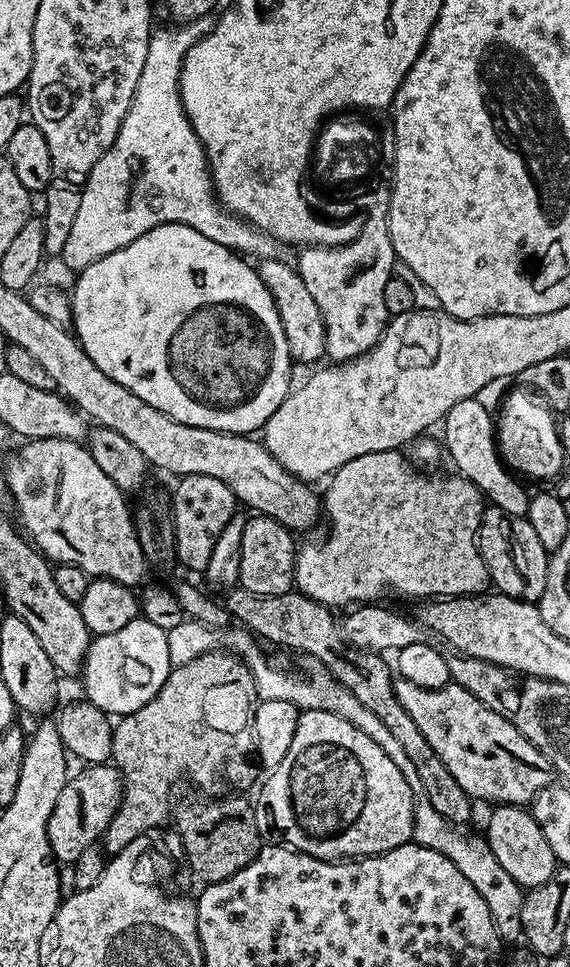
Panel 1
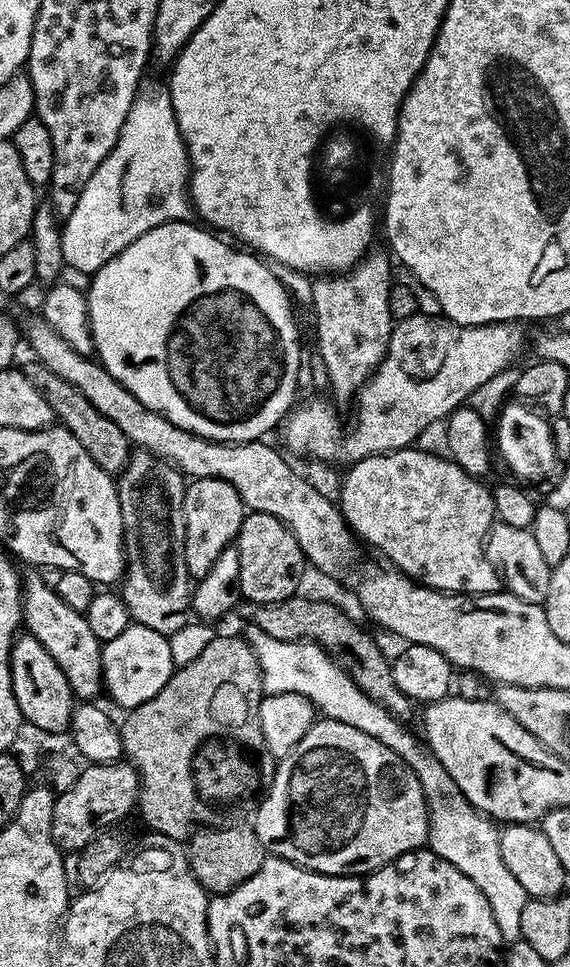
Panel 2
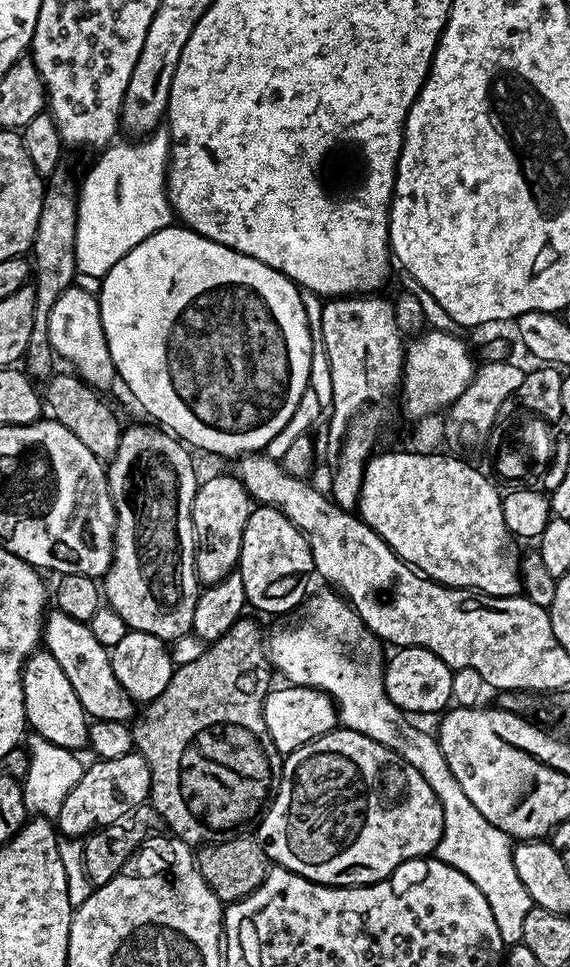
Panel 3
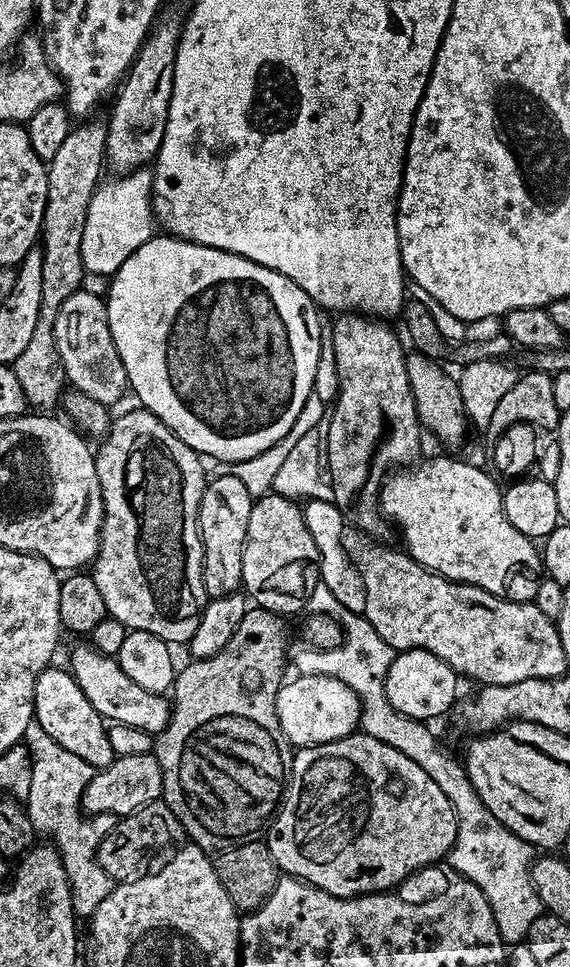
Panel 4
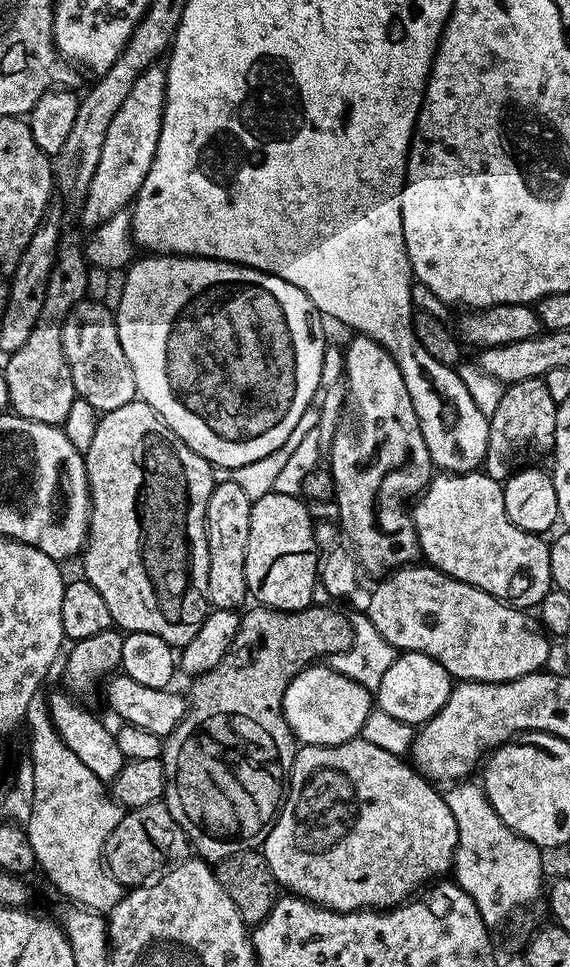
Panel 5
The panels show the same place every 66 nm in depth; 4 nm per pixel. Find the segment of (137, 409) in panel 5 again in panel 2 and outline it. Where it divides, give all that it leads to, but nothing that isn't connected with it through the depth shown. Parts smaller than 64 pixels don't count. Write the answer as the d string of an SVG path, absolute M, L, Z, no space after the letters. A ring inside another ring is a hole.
M143 450L133 451L117 479L126 559L120 597L135 623L167 636L190 620L192 584L185 566L186 488L185 477L175 467Z

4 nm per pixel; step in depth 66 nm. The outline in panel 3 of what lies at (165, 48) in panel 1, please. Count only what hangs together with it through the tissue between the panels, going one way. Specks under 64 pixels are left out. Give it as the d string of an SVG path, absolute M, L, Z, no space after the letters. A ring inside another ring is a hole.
M157 130L143 138L136 138L133 144L116 144L112 142L99 153L88 172L88 181L78 188L76 203L76 233L74 234L74 258L76 271L81 277L96 276L103 278L110 269L138 242L146 242L150 234L169 227L173 223L174 213L168 200L168 153L170 137L167 131Z

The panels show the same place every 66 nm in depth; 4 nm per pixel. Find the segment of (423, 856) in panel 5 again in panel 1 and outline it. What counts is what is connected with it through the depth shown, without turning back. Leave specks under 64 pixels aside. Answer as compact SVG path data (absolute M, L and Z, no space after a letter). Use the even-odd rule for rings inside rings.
M326 710L301 711L286 758L267 773L268 781L259 785L260 793L254 796L254 818L261 841L283 844L319 860L377 856L409 843L414 830L417 793L412 792L413 781L404 777L400 766L378 742L362 734L346 718L338 718L338 714Z

